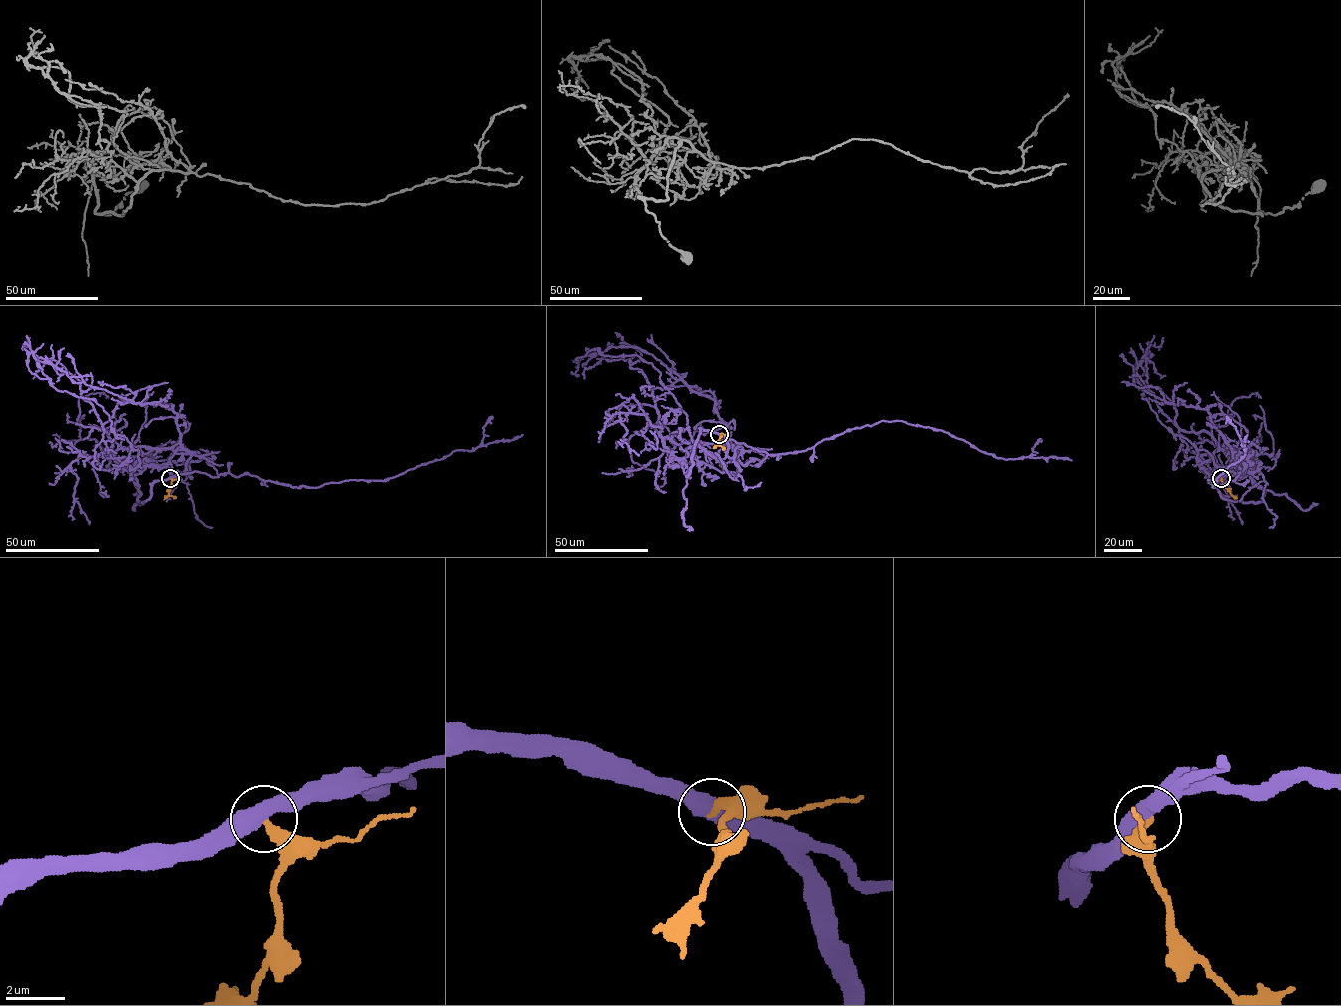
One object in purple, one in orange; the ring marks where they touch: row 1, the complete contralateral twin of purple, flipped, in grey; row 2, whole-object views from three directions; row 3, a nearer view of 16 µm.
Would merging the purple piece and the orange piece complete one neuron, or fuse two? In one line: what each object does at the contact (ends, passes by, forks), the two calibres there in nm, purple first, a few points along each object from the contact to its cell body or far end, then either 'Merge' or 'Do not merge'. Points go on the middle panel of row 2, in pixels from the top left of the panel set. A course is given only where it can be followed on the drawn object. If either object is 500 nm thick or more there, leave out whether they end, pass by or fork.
Thickness 550 nm (purple) against 340 nm. Course of purple: (720, 435), (779, 454), (804, 450), (882, 420), (899, 420), (946, 432), (997, 458), (1071, 460). Course of orange: (720, 435), (717, 444), (723, 450). Do not merge

